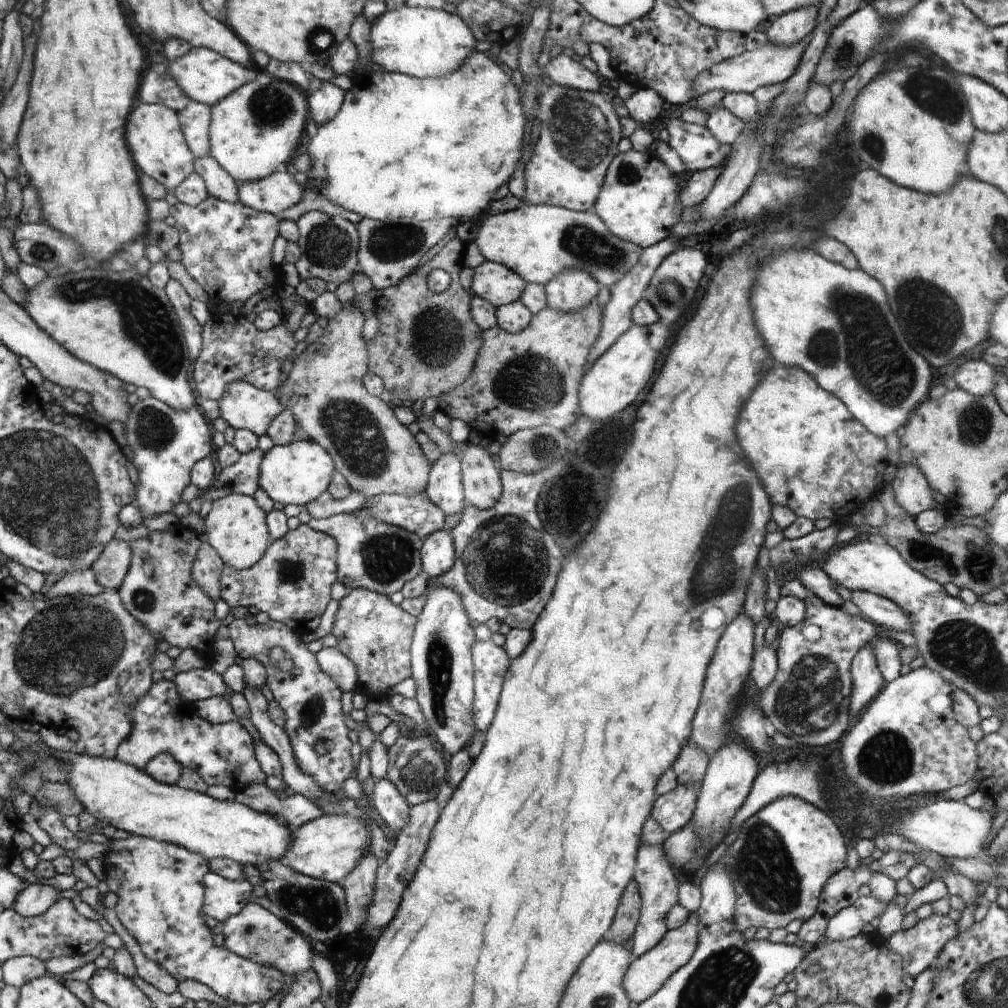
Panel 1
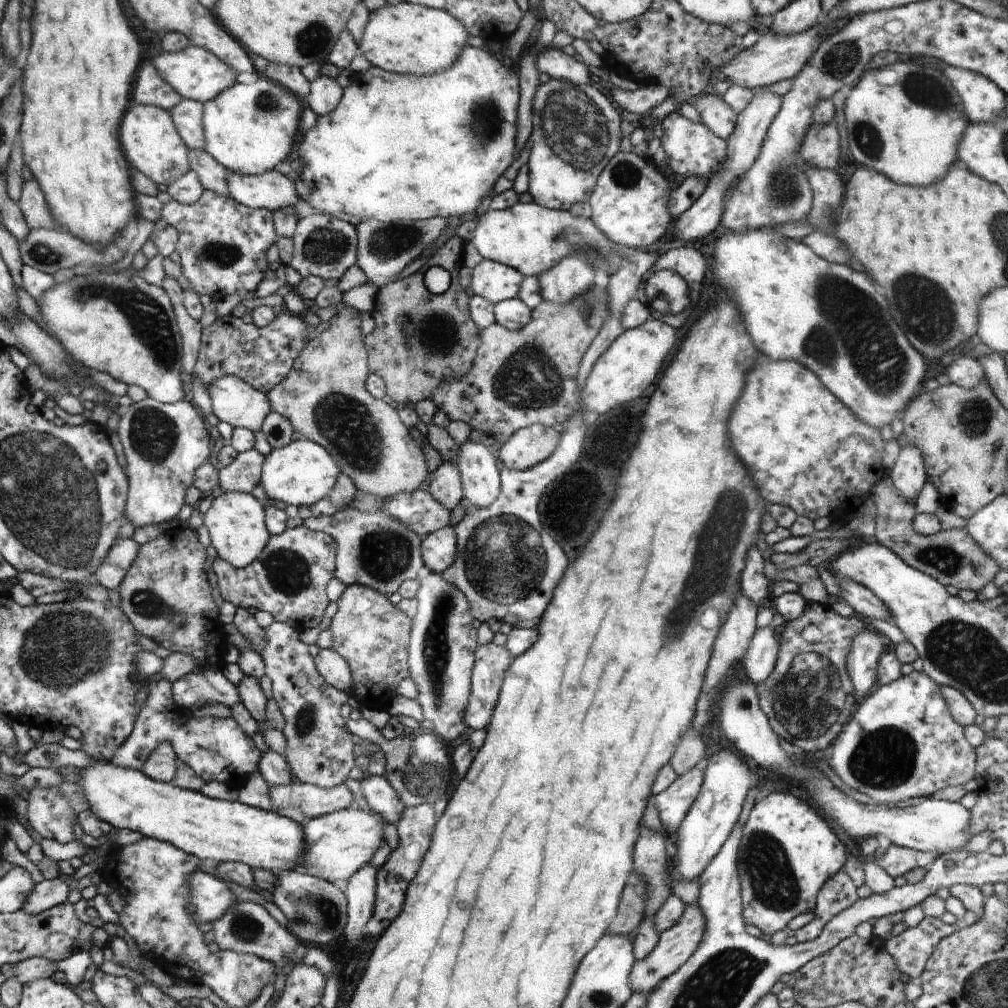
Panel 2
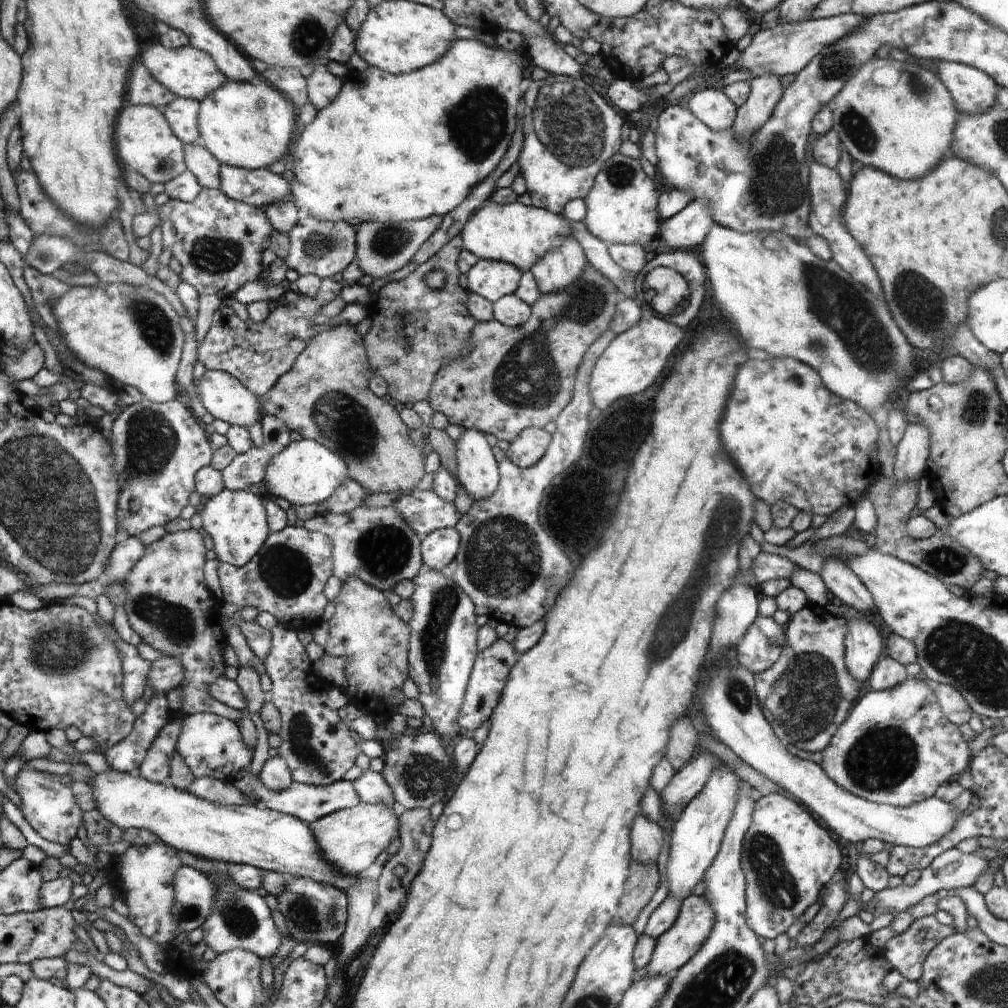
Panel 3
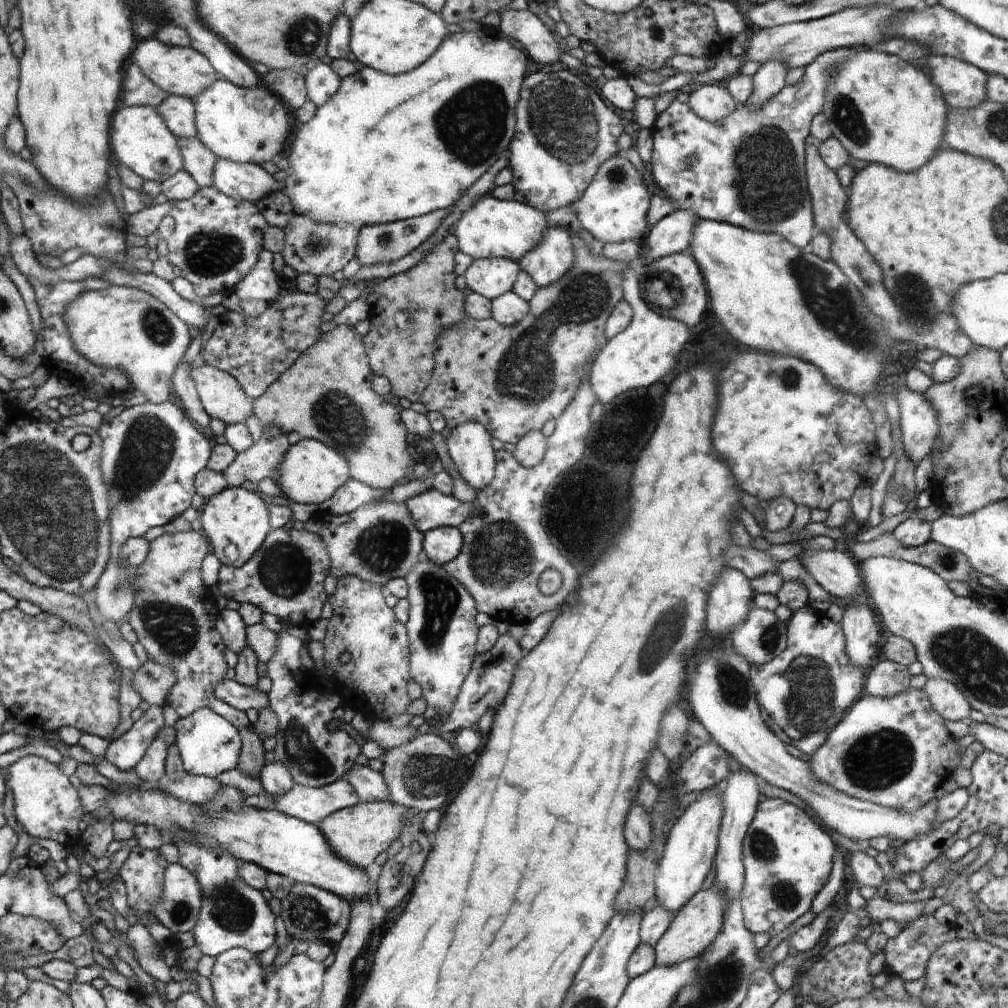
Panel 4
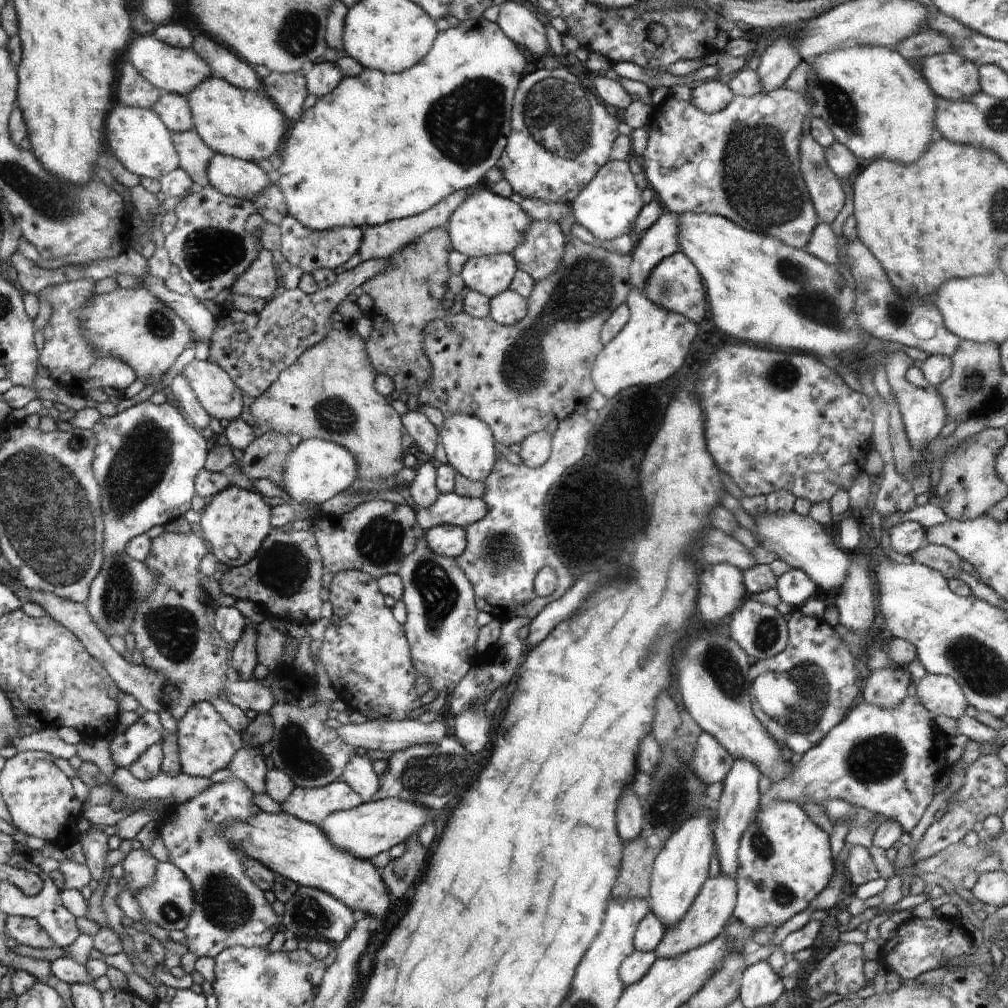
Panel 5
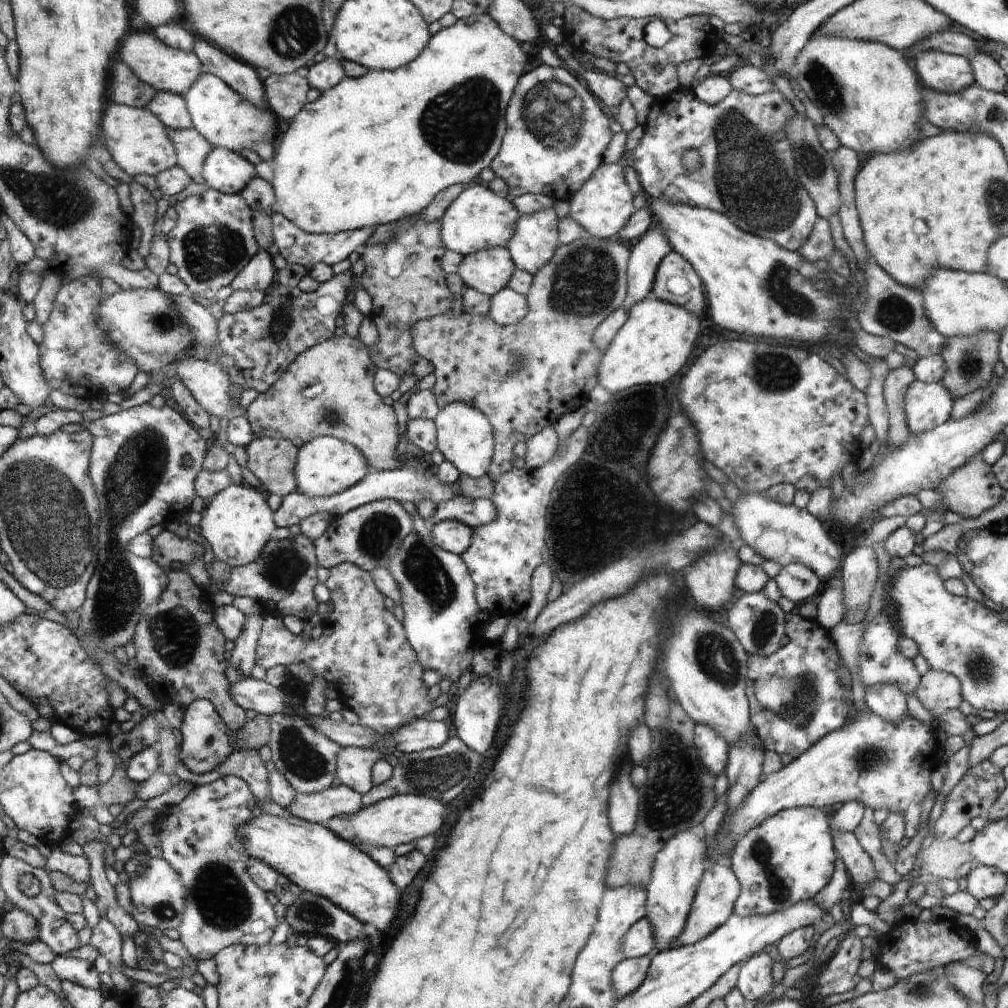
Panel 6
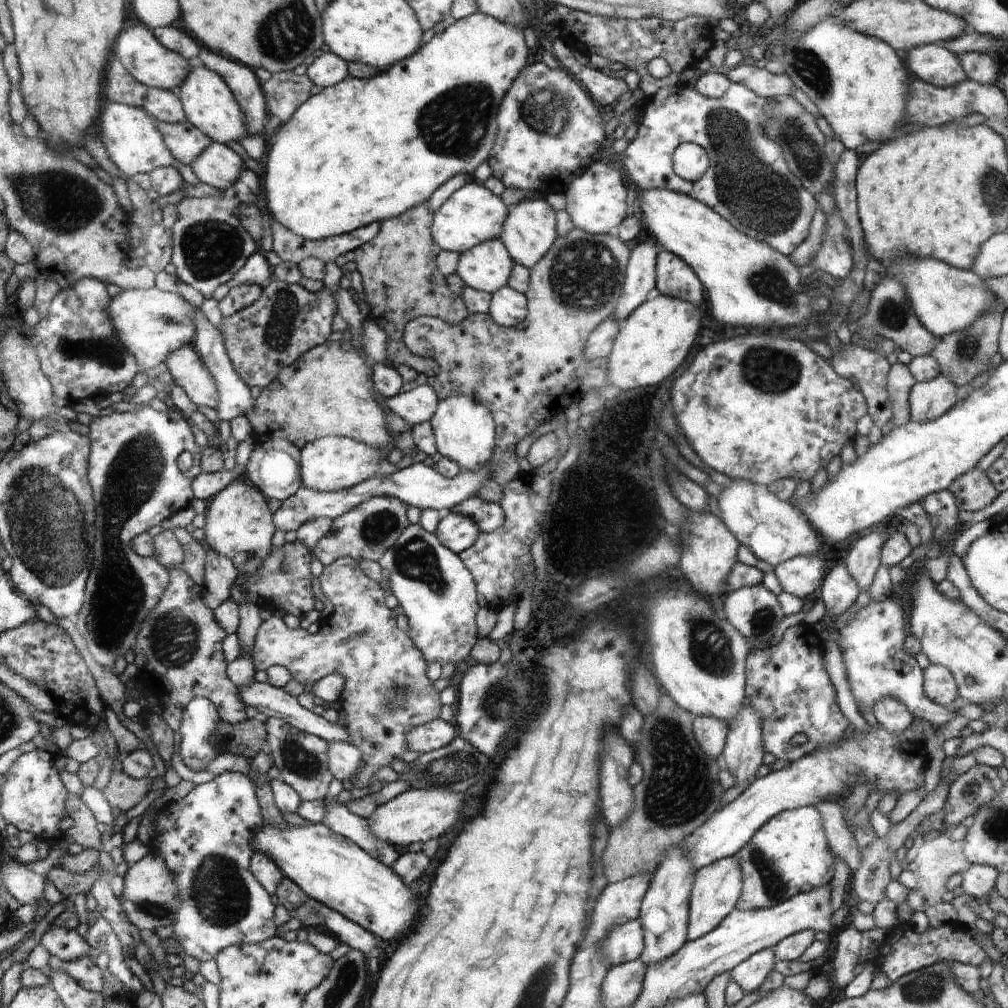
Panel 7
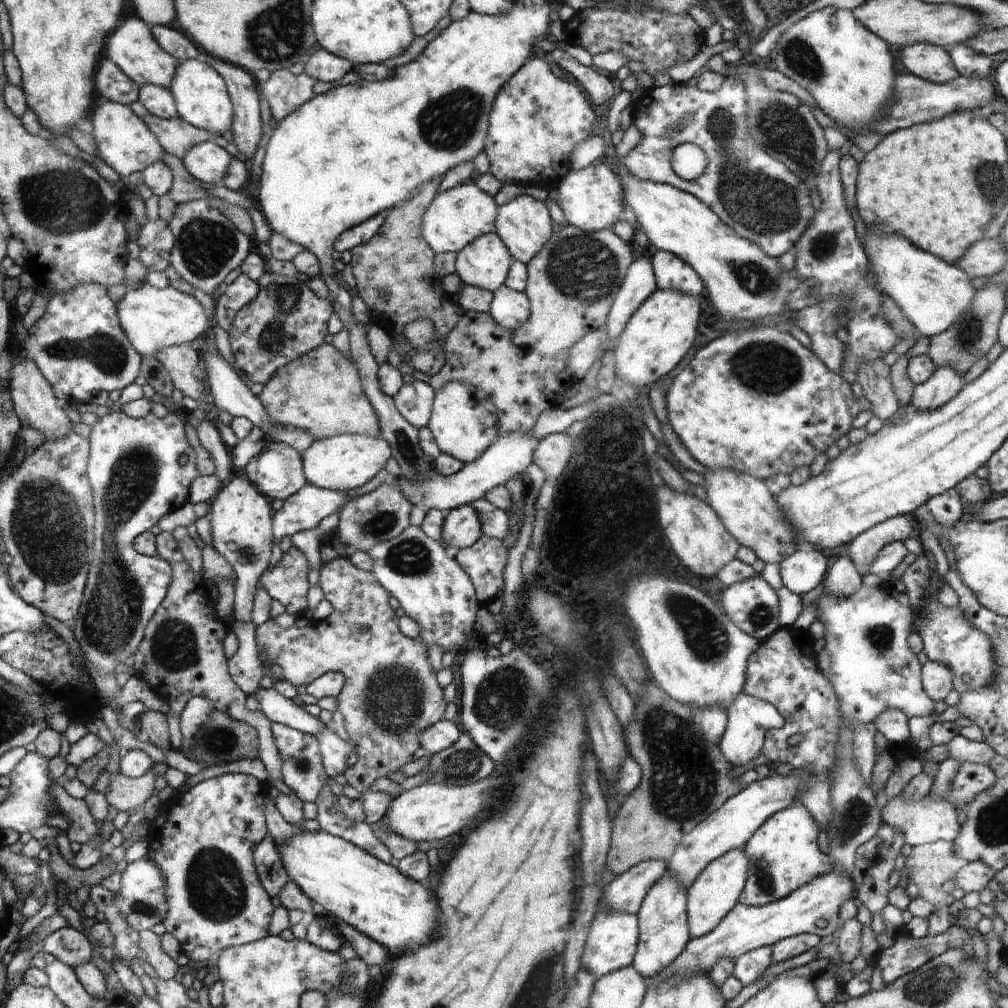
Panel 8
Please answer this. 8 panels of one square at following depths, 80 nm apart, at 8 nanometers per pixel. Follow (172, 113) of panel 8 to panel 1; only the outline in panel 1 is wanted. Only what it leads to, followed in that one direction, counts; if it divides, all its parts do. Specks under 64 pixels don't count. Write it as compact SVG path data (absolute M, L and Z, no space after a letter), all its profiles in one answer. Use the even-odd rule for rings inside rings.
M192 101L184 111L178 114L185 140L192 149L193 155L196 158L211 155L211 106Z

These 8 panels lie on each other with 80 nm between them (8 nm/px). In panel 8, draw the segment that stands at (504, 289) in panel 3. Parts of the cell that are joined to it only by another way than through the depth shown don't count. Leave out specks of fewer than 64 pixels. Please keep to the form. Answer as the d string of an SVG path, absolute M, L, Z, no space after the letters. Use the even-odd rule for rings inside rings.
M488 232L456 253L455 272L462 284L499 291L509 277L513 256L496 232Z

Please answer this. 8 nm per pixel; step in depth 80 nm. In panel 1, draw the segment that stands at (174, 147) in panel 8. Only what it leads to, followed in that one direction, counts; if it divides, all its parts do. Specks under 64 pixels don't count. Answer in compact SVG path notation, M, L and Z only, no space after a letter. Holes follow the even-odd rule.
M212 155L195 158L195 170L195 173L205 180L209 196L229 203L240 202L238 182L214 160Z

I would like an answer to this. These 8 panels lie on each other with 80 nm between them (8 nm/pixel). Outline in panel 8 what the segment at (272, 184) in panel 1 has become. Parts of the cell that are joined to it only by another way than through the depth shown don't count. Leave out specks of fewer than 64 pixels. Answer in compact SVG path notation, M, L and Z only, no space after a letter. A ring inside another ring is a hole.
M214 140L194 145L182 159L189 173L200 182L222 185L234 157Z

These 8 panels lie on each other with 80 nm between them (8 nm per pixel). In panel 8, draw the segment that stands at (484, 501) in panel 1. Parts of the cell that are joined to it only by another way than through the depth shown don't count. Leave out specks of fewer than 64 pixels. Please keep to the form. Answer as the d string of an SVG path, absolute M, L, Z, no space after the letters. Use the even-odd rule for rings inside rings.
M452 380L442 390L435 391L427 428L430 428L440 453L450 454L466 465L484 454L499 436L498 420L498 410L480 388L468 382Z

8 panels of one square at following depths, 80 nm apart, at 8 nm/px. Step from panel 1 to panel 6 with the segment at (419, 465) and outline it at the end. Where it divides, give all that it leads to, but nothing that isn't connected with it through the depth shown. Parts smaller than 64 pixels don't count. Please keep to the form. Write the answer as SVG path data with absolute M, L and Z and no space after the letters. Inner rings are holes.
M346 333L343 336L333 336L324 343L301 352L286 369L286 372L266 392L258 393L255 400L249 405L248 422L255 438L270 437L294 440L300 438L302 442L316 439L321 436L334 437L360 449L368 458L369 468L374 471L393 471L400 469L396 456L398 444L398 424L396 414L391 406L386 406L376 389L377 367L369 355L369 349L358 336L351 337Z

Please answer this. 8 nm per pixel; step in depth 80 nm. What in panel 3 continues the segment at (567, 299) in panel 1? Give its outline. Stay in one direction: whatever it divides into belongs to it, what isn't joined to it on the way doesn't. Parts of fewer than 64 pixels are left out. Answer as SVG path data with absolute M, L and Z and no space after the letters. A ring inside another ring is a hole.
M568 238L556 251L550 251L530 272L542 295L563 291L573 285L589 267L589 260L580 243Z

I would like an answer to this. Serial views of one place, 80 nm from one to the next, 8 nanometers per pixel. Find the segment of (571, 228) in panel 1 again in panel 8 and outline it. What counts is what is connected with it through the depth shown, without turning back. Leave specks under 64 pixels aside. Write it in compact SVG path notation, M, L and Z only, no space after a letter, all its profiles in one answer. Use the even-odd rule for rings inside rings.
M476 183L462 184L435 195L432 204L422 216L422 233L430 248L438 254L458 253L488 232L496 231L497 213L500 211L494 197Z

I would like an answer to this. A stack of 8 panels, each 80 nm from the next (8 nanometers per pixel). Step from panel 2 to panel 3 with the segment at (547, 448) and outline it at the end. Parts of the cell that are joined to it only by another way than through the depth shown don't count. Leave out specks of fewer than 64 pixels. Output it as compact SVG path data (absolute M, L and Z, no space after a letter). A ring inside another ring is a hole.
M528 427L521 432L518 438L509 443L509 448L504 452L520 468L532 468L544 458L548 444L551 442L552 436L545 429Z

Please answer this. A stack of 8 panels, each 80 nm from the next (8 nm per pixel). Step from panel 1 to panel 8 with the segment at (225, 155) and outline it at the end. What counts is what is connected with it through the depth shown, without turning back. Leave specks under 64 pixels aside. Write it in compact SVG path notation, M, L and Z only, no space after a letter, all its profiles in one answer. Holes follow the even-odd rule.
M188 59L177 68L170 90L177 103L177 111L186 122L198 126L199 129L206 129L218 137L233 127L233 103L229 92L226 92L226 85L226 80L208 62Z

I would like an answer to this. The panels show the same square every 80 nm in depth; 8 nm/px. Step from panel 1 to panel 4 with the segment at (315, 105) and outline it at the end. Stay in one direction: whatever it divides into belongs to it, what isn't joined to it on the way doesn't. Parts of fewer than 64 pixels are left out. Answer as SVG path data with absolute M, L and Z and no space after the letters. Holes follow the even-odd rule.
M315 62L310 65L308 75L305 76L305 85L309 100L319 107L336 94L341 85L341 78L329 64Z

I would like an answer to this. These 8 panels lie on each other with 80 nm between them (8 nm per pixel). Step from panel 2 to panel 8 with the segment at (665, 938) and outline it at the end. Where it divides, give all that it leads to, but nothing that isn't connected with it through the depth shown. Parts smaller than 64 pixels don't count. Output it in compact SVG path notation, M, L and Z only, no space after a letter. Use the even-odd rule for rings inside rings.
M744 849L731 850L707 864L693 880L687 888L689 935L692 939L708 935L737 906L747 879L747 866Z

